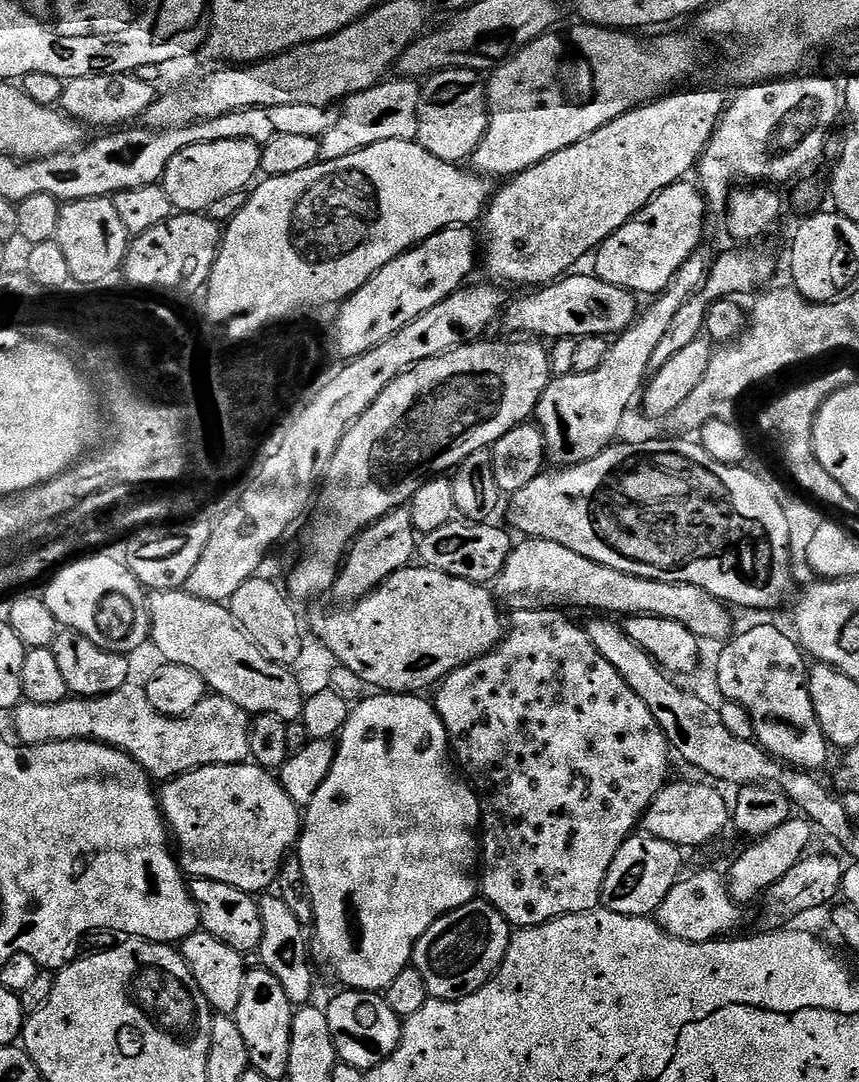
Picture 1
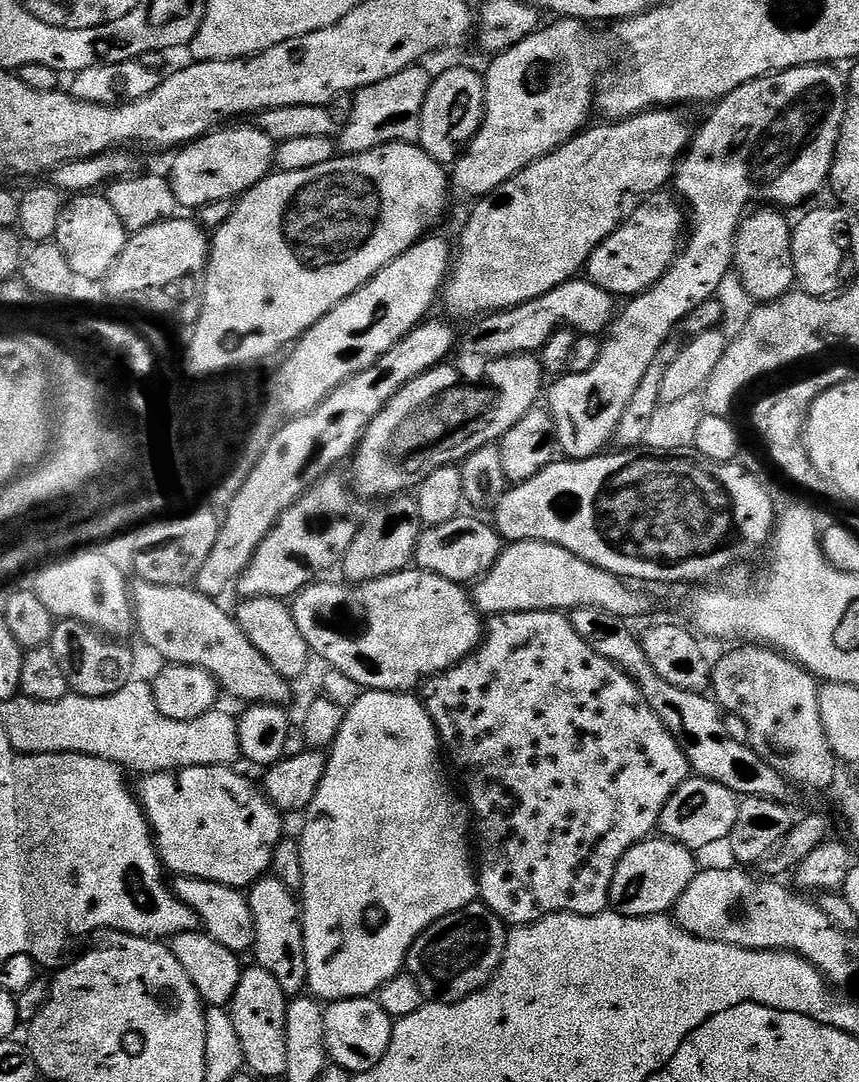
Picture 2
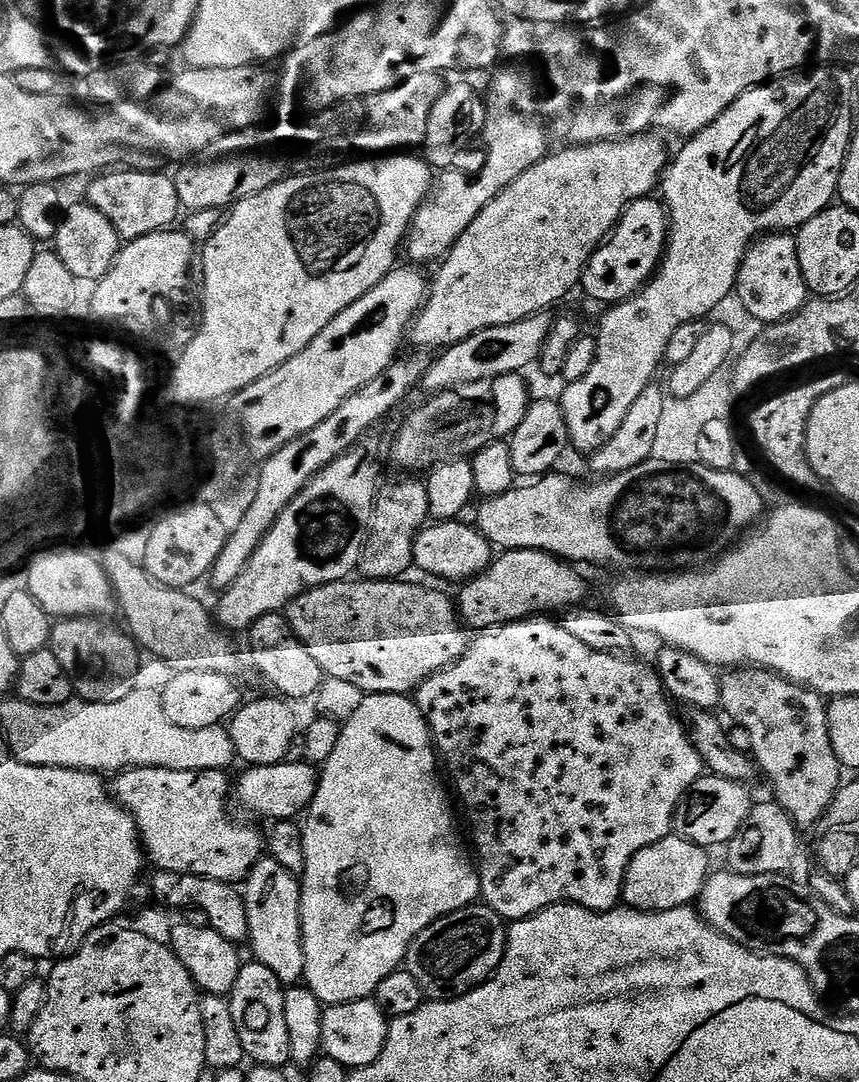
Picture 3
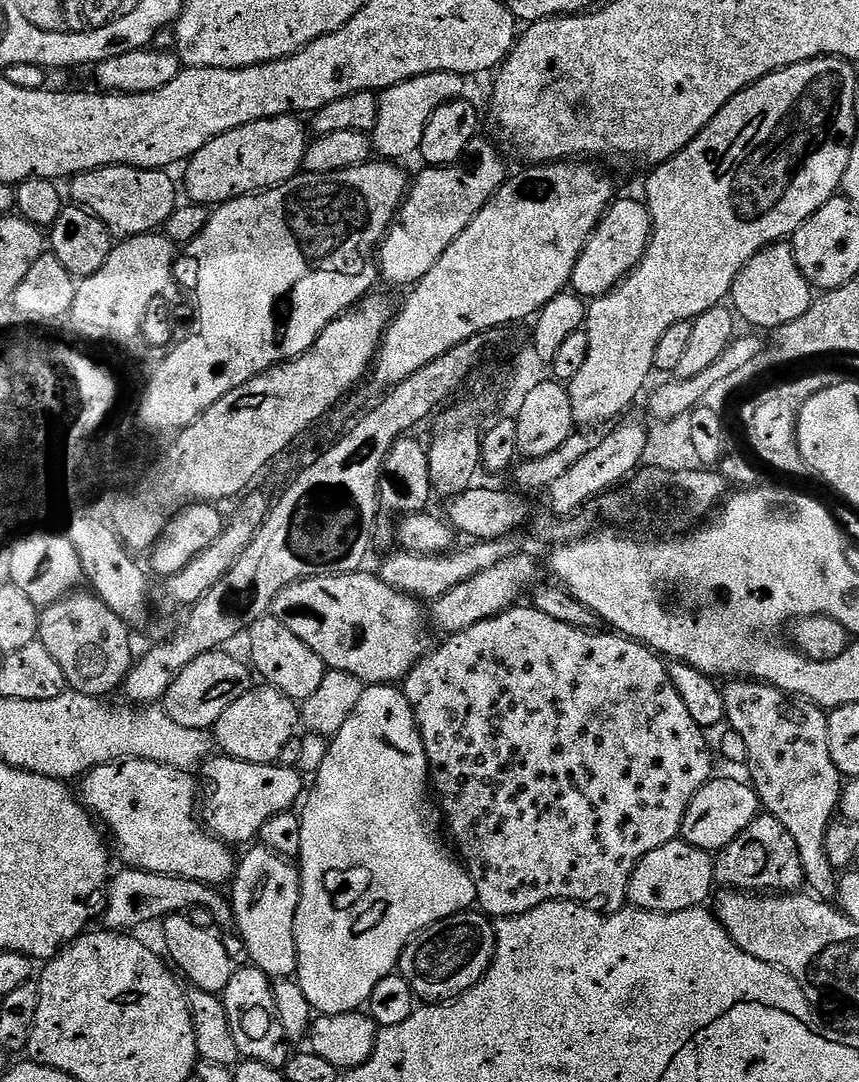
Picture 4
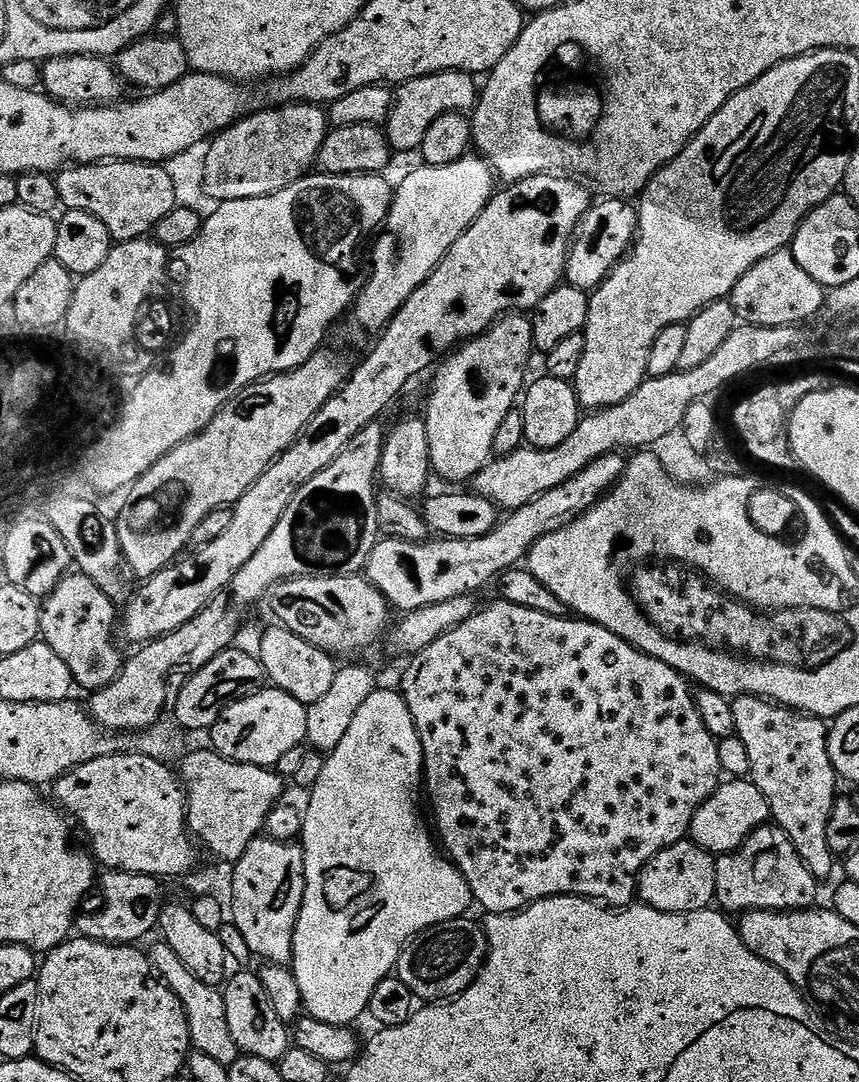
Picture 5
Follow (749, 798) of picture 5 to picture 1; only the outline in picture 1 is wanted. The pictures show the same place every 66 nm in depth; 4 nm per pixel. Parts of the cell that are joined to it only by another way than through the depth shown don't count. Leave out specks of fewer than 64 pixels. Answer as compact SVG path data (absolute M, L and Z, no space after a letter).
M680 780L677 784L665 783L654 802L644 812L642 828L654 838L662 838L666 842L676 844L681 850L700 848L708 844L724 827L730 824L730 804L724 801L719 787L708 784L691 784L688 780Z

